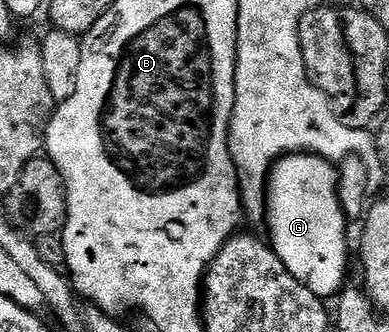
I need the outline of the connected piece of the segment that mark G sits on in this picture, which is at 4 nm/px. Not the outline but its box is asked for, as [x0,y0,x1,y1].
[266,153,348,299]

